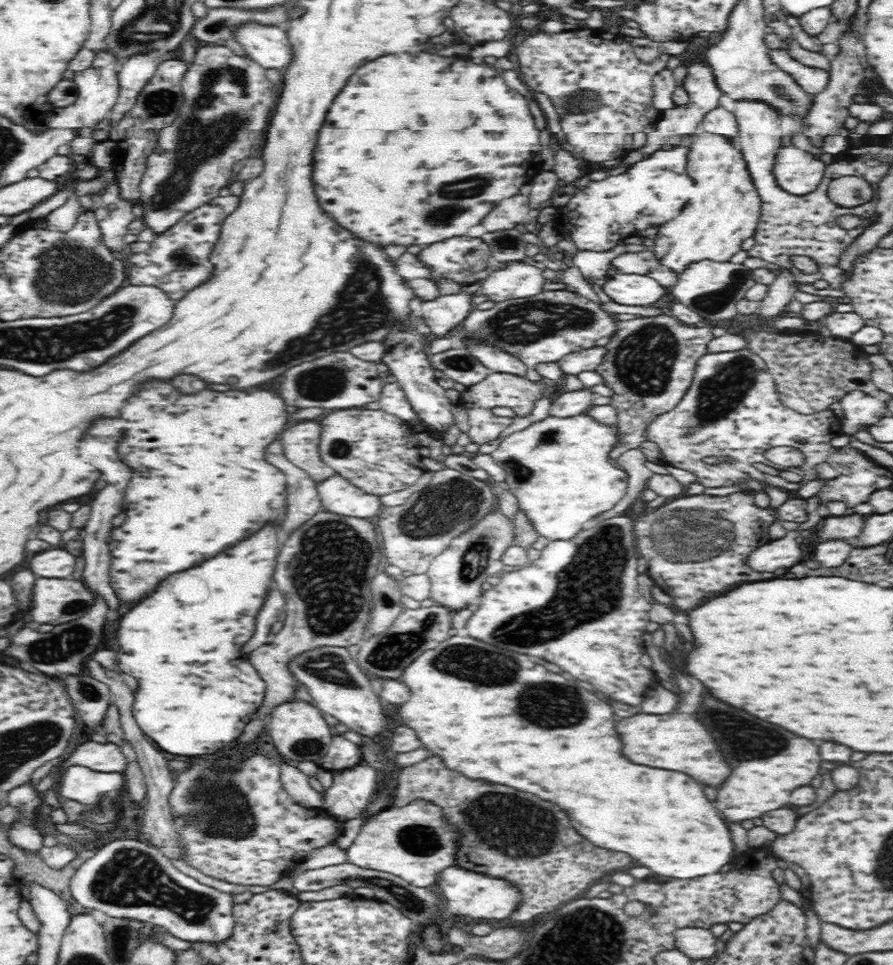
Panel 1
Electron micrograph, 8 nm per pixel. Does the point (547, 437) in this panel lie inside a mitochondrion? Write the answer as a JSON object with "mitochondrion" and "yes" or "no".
{"mitochondrion":"yes"}

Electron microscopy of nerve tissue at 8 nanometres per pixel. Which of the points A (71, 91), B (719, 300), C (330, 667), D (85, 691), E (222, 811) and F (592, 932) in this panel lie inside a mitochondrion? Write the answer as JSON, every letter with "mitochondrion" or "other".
{"A":"other","B":"mitochondrion","C":"mitochondrion","D":"mitochondrion","E":"mitochondrion","F":"mitochondrion"}

